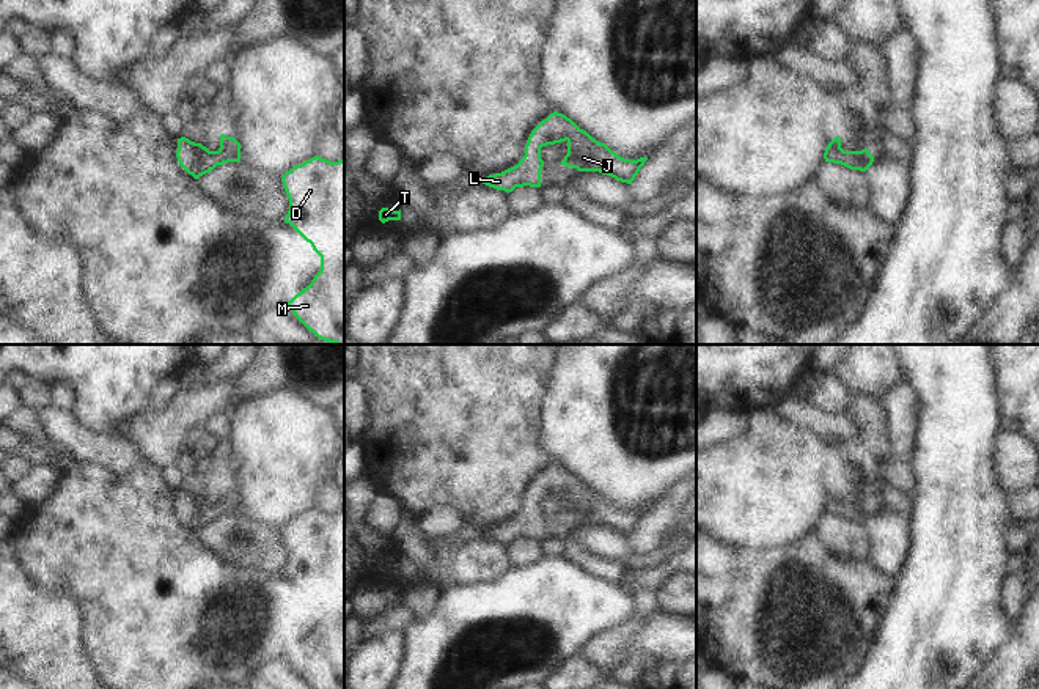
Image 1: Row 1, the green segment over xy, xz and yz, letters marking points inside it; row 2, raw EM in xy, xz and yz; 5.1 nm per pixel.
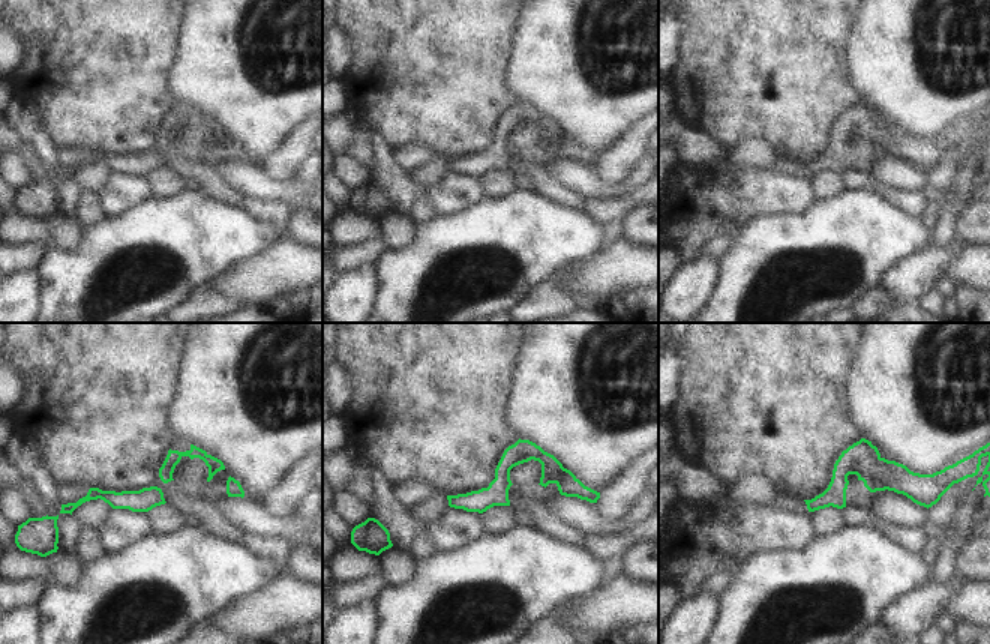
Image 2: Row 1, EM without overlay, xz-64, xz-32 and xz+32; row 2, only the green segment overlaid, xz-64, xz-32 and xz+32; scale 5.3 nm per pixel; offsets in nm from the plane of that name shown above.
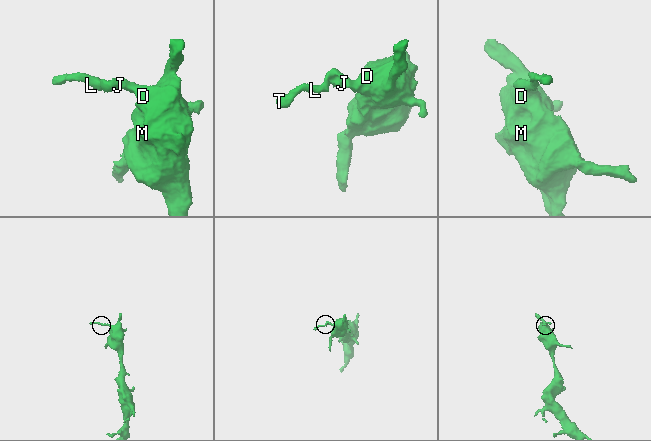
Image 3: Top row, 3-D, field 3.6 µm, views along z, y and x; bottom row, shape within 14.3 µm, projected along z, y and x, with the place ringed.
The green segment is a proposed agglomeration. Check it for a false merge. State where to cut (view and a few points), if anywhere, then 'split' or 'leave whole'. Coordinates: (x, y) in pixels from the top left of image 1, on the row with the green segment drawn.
no cut | leave whole

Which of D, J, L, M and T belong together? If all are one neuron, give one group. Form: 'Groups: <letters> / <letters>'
Groups: D J L M T.

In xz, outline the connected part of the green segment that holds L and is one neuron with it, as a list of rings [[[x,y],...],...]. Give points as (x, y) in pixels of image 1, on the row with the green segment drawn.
[[[553,112],[531,131],[525,145],[525,156],[517,165],[501,173],[489,175],[481,182],[508,193],[523,186],[541,187],[541,170],[544,167],[541,148],[561,142],[567,143],[567,154],[561,165],[578,171],[599,171],[627,184],[632,184],[648,160],[648,157],[630,160],[618,156],[605,143],[597,142],[580,129],[571,118]]]

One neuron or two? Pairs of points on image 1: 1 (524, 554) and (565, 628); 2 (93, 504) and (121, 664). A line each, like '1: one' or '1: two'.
1: two
2: one

